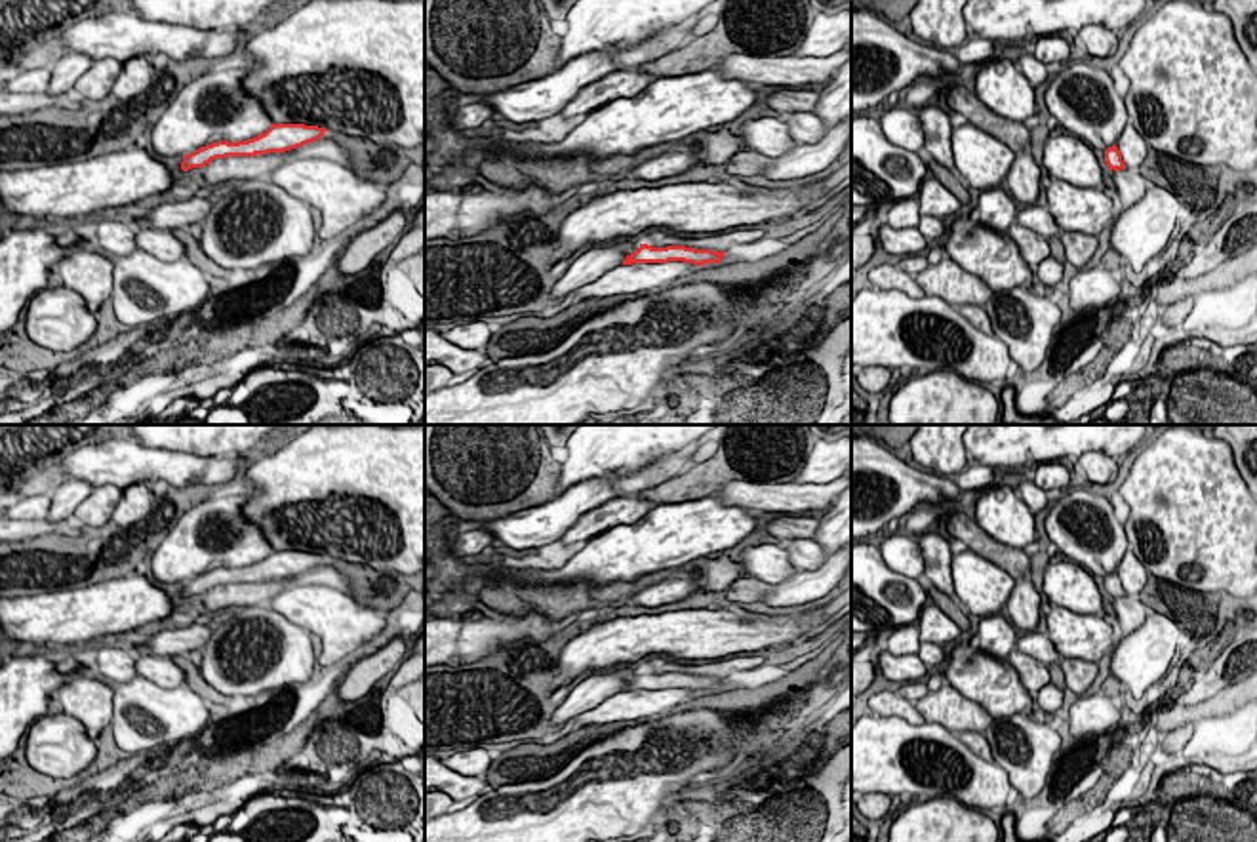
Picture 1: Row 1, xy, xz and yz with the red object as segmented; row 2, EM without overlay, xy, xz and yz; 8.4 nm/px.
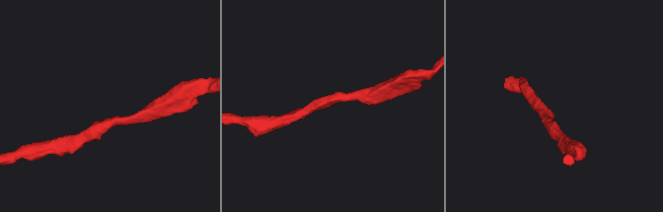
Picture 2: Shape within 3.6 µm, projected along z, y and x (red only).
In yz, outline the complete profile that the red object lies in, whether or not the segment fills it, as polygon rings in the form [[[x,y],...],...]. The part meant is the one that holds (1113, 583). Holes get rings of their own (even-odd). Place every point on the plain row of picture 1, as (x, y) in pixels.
[[[1086,484],[1065,490],[1049,509],[1044,526],[1065,560],[1101,575],[1110,596],[1126,596],[1116,568],[1129,543],[1105,495],[1095,495]]]

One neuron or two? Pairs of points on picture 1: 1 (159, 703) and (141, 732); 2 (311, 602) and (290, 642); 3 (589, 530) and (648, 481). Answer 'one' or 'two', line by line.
1: one
2: two
3: two

